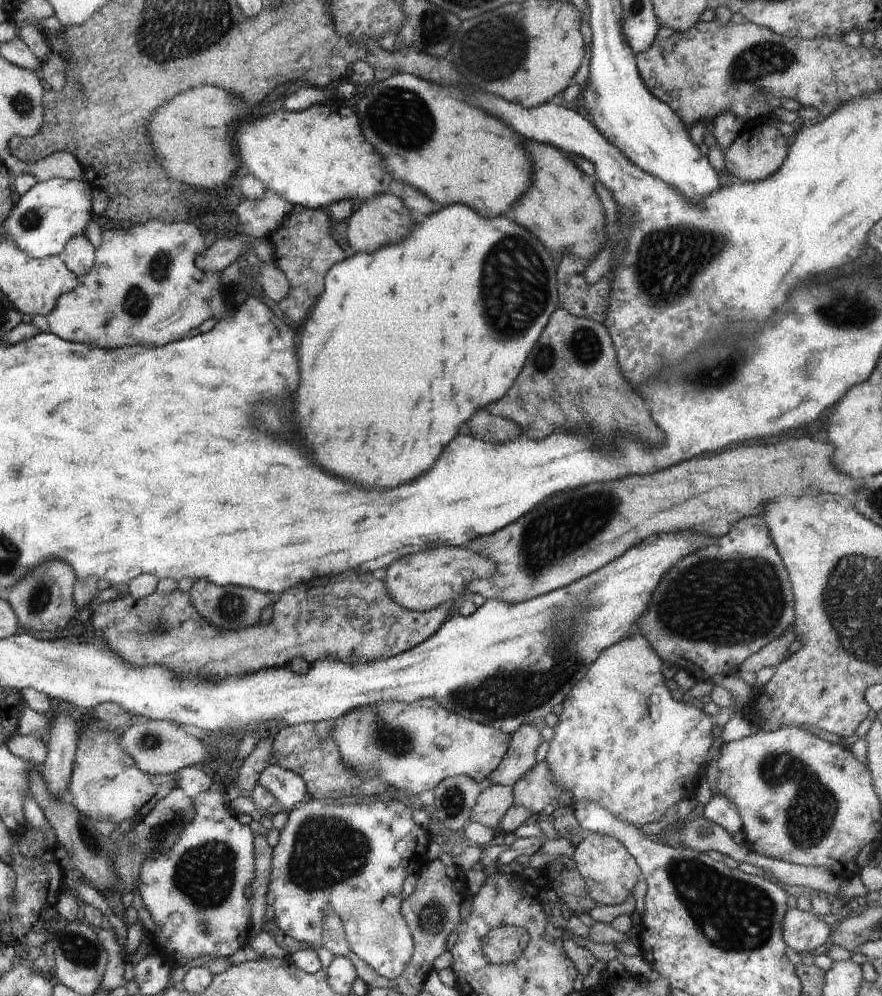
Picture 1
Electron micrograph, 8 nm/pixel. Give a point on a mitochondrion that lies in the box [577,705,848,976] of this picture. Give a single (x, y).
(735, 917)

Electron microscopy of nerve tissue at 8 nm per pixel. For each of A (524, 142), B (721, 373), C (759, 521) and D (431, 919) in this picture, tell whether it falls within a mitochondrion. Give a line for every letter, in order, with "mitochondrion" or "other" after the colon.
A: other
B: mitochondrion
C: other
D: mitochondrion

